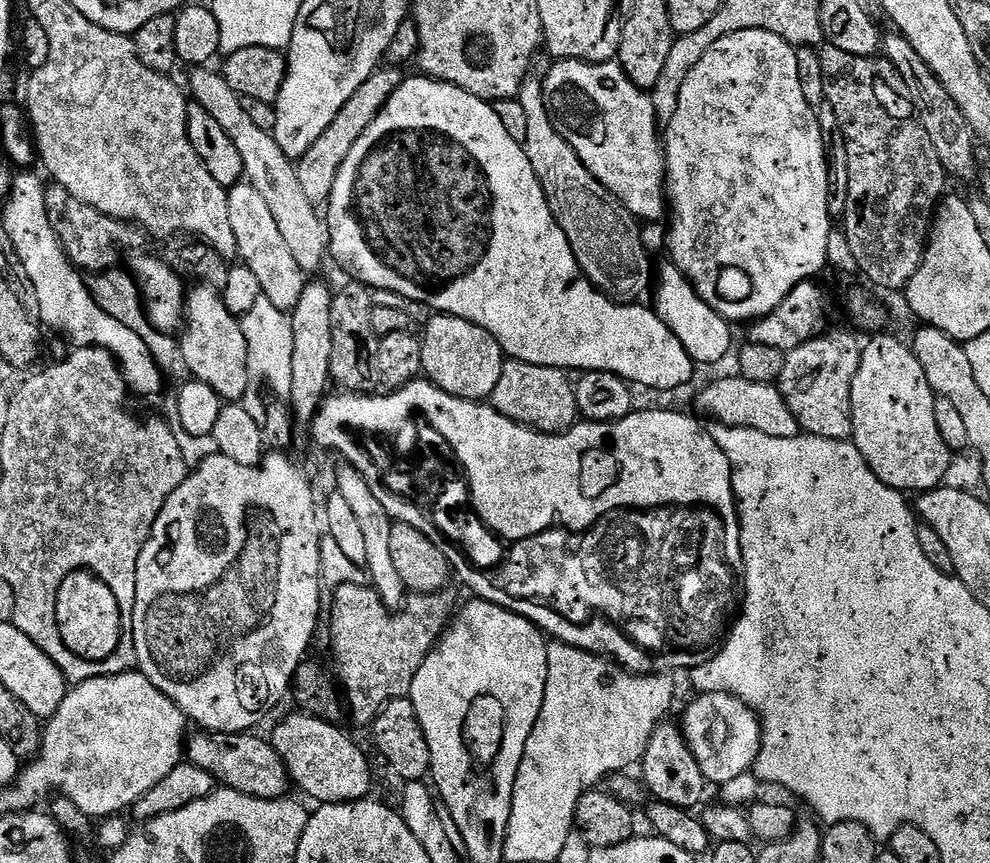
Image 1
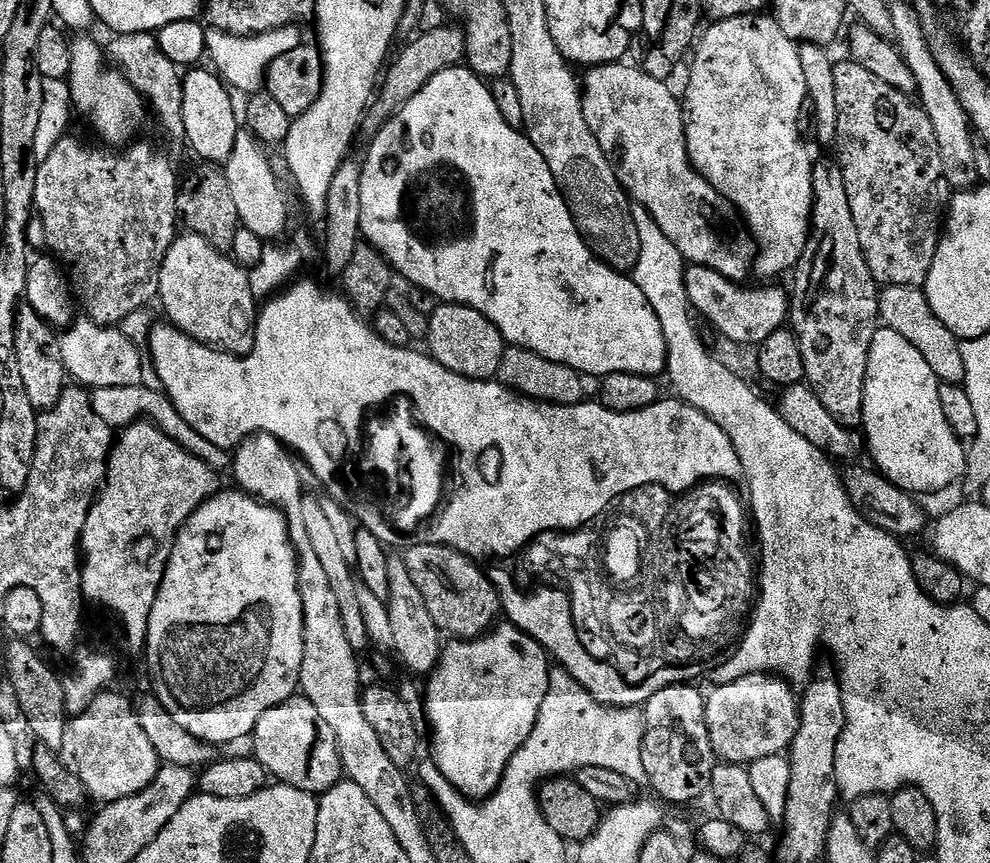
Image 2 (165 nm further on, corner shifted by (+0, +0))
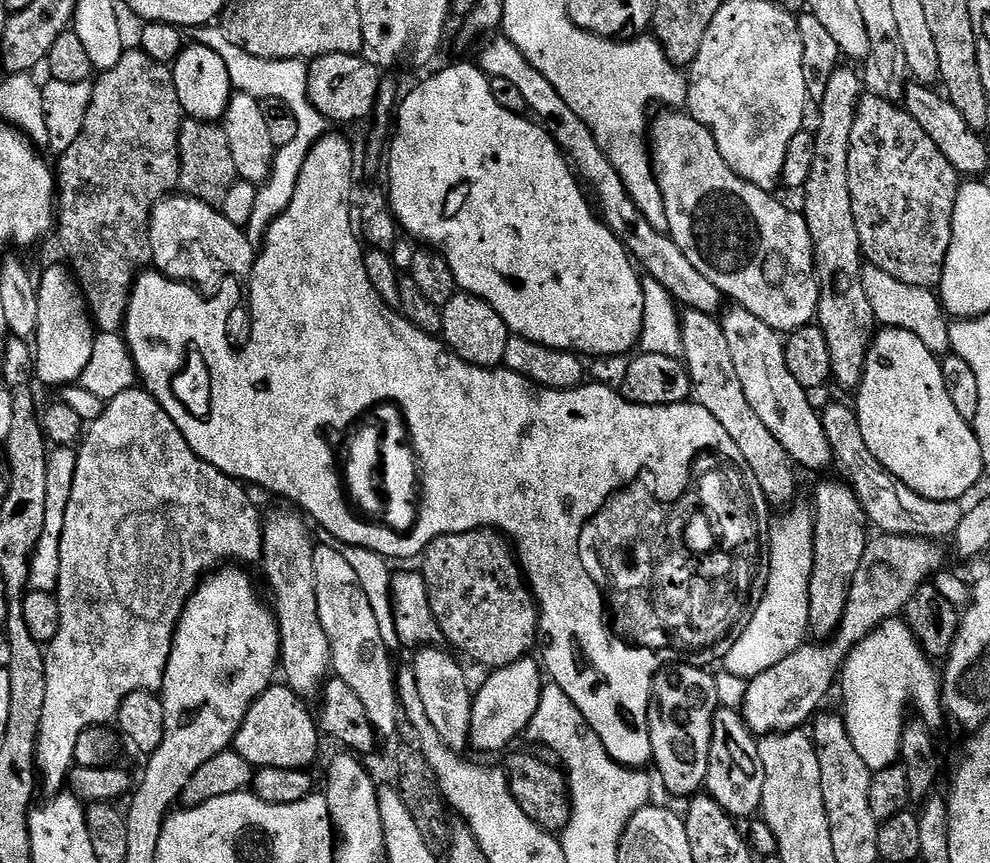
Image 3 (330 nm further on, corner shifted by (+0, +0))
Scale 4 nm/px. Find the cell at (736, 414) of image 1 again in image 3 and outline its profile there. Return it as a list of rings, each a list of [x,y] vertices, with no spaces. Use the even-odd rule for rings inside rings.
[[[844,404],[826,405],[825,408],[822,408],[822,419],[826,430],[826,438],[830,442],[833,455],[838,462],[840,460],[848,474],[846,476],[847,483],[852,485],[856,496],[862,502],[864,513],[868,516],[869,521],[875,527],[877,524],[880,527],[877,529],[881,533],[890,536],[922,536],[925,540],[935,540],[937,542],[943,541],[943,536],[955,537],[965,509],[954,500],[938,502],[930,498],[922,498],[914,490],[910,490],[910,486],[906,486],[901,480],[894,478],[894,474],[890,474],[882,466],[882,462],[878,462],[878,458],[874,458],[874,454],[870,454],[870,450],[866,447],[866,438],[862,438],[862,426],[858,422],[855,411],[849,405],[848,408]]]

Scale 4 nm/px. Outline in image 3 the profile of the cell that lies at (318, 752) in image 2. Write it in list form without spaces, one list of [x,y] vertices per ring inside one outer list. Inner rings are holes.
[[[273,683],[253,702],[234,741],[234,751],[253,766],[261,768],[311,769],[320,752],[321,729],[317,717],[304,704],[300,693],[283,683]]]

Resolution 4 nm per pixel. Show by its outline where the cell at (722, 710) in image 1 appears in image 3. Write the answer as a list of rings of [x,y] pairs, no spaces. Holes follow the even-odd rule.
[[[873,535],[866,546],[866,554],[862,554],[862,566],[858,566],[858,574],[854,574],[846,614],[836,635],[824,643],[801,644],[794,654],[748,680],[742,715],[749,730],[761,737],[803,729],[821,711],[820,703],[827,698],[832,683],[835,680],[837,683],[848,655],[856,645],[877,625],[899,617],[904,605],[914,598],[914,590],[945,567],[940,547],[937,541],[925,540],[922,536]]]

